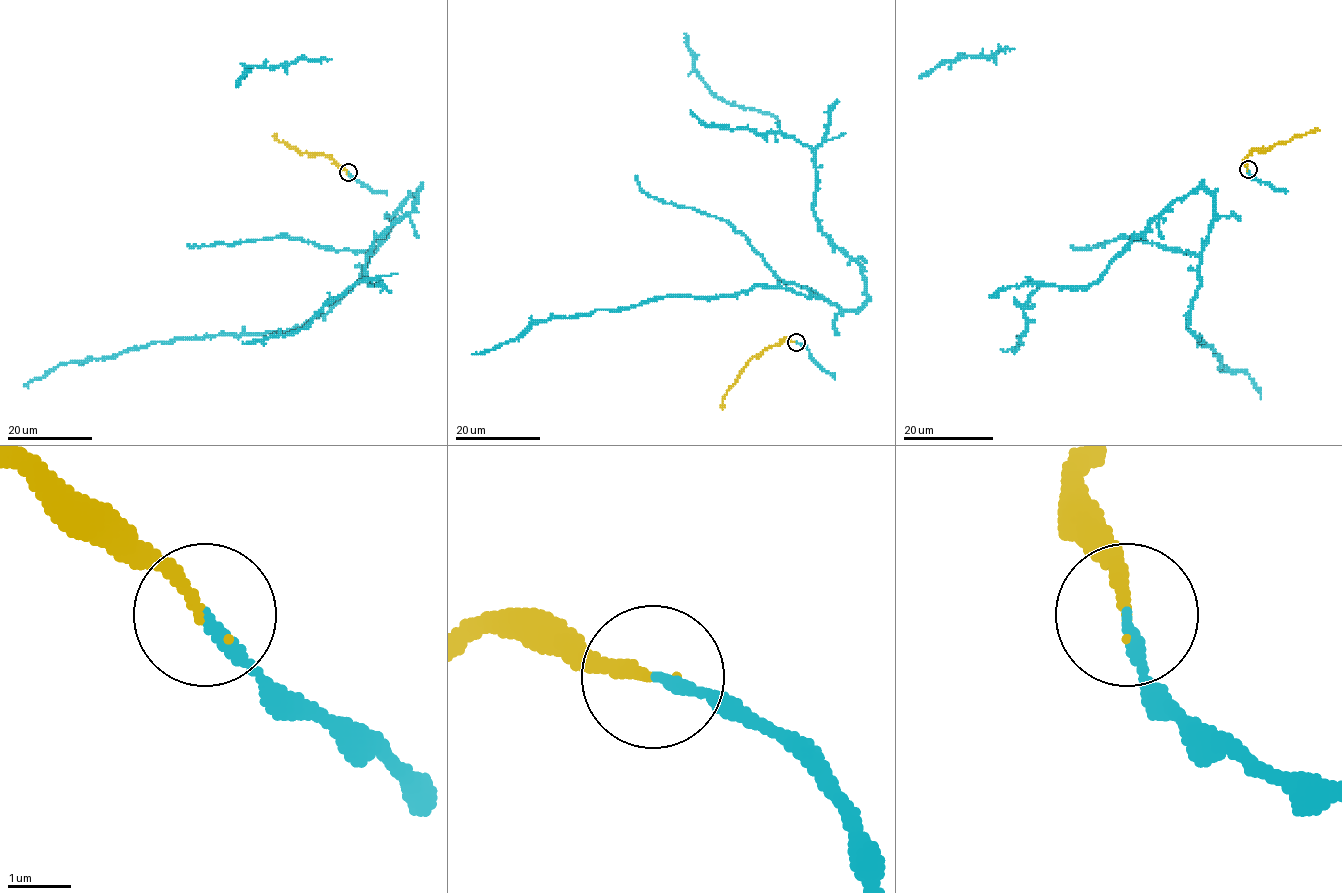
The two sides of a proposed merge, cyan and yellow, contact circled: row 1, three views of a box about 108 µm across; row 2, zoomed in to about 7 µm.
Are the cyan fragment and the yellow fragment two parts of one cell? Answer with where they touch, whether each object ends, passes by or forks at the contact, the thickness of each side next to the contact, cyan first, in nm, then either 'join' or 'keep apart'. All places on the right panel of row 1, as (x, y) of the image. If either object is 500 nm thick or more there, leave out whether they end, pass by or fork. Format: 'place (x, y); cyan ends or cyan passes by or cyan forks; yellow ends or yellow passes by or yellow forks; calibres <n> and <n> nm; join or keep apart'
place (1248, 169); cyan ends; yellow ends; calibres 200 and 180 nm; join

